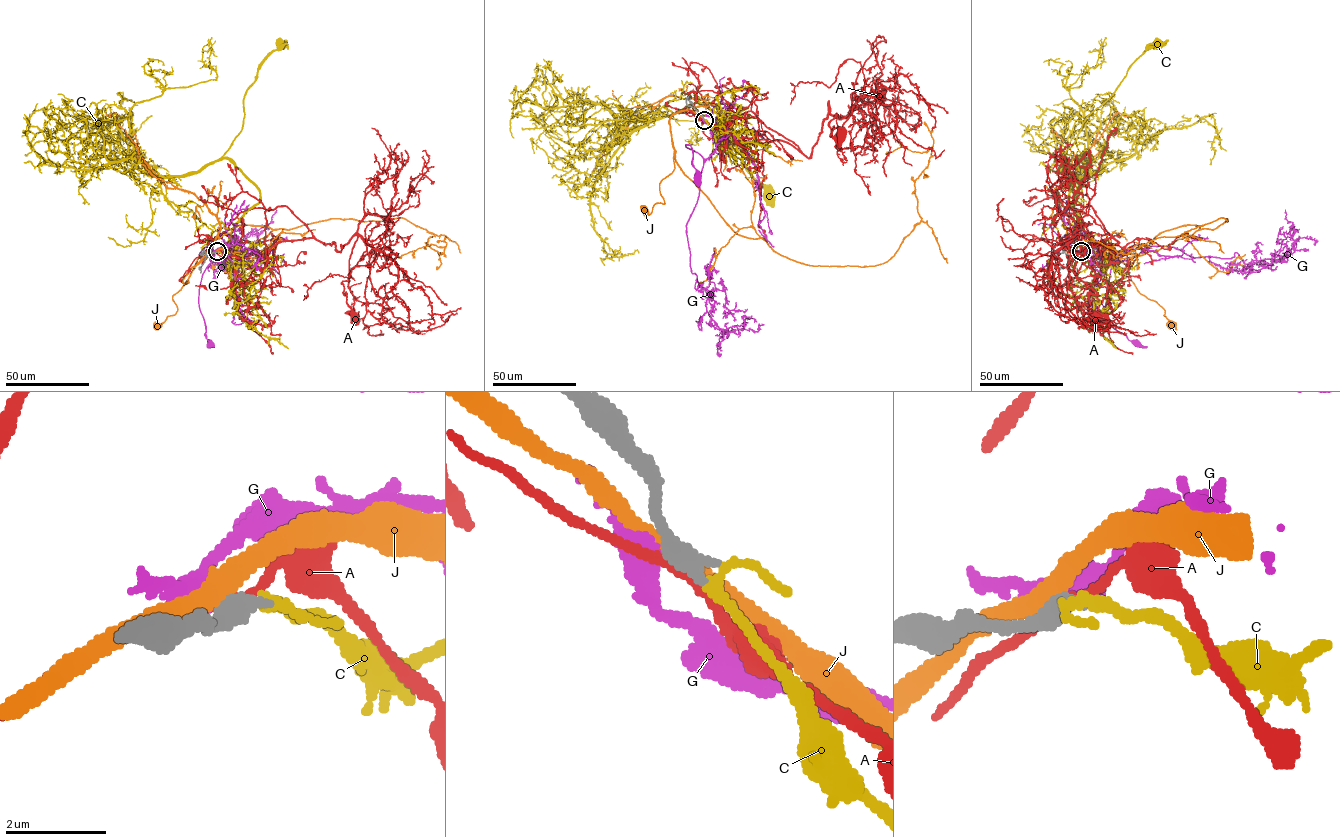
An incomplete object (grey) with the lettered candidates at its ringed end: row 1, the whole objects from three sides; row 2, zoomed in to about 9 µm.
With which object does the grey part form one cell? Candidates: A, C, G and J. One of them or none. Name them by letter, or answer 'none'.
C

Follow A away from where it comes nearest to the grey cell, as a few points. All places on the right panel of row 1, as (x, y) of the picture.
A: (1080, 251), (1096, 258), (1101, 240), (1119, 242), (1073, 249), (1078, 235), (1075, 275), (1096, 292), (1095, 321)

